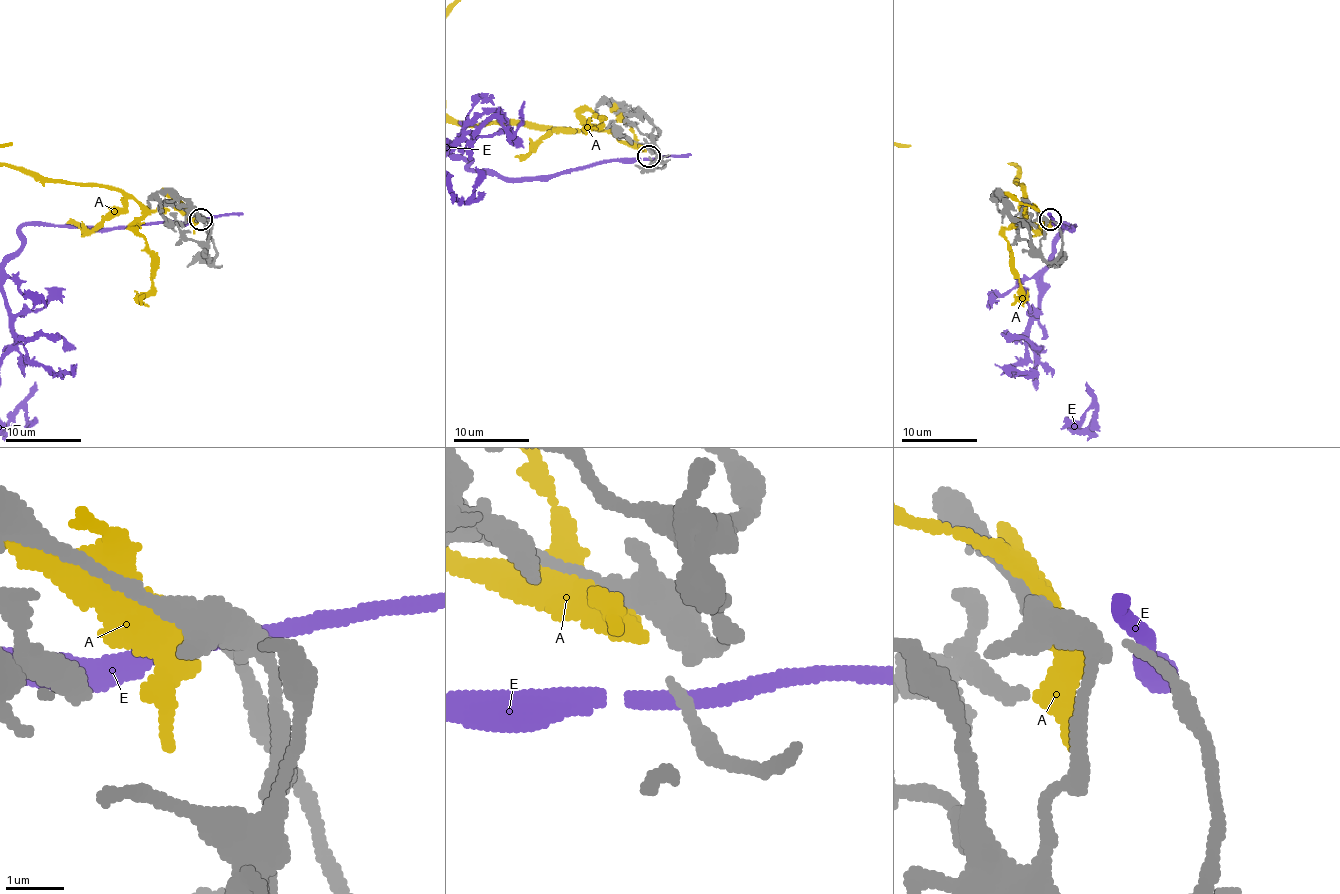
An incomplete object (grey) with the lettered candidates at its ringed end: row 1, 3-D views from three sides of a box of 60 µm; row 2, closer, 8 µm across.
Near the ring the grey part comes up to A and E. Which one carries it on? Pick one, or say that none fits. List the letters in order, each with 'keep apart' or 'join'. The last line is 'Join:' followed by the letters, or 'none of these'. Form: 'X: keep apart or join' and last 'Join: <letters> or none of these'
A: keep apart
E: keep apart
Join: none of these

